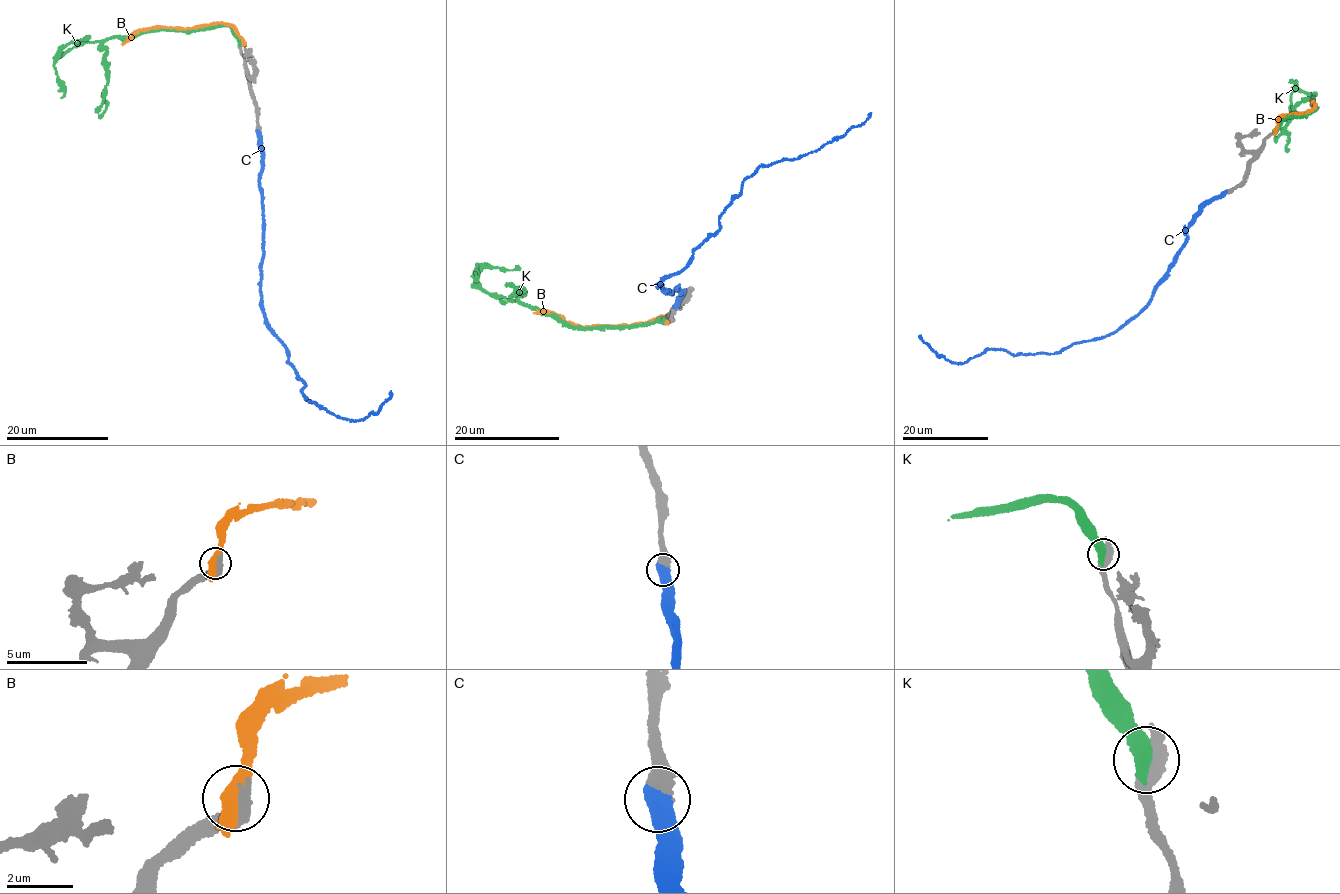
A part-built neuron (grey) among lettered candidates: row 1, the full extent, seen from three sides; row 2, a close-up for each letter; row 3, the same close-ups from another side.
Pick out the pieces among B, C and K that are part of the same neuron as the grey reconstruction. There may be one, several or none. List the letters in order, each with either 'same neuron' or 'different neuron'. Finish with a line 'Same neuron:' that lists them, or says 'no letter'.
B: different neuron
C: same neuron
K: different neuron
Same neuron: C

